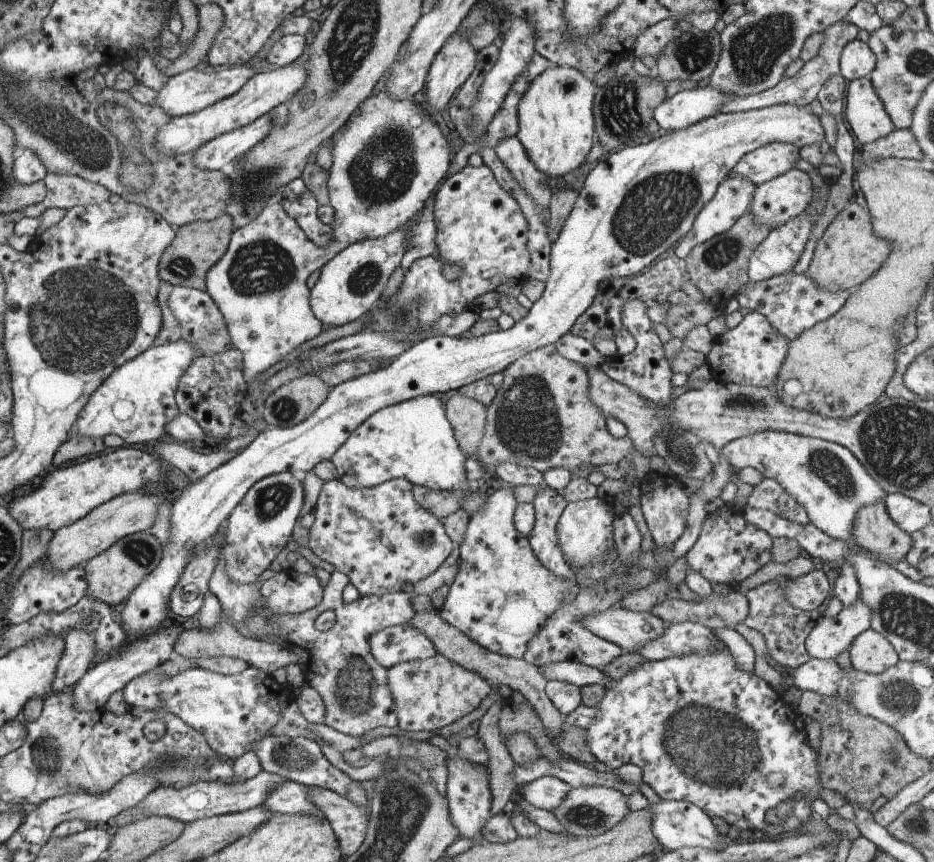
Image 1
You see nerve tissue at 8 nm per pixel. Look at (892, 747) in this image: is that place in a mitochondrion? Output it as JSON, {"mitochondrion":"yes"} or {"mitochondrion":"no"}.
{"mitochondrion":"yes"}

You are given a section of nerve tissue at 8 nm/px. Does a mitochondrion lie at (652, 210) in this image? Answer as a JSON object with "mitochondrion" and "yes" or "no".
{"mitochondrion":"yes"}

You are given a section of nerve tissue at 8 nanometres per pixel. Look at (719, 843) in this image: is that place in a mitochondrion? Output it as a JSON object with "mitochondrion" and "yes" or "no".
{"mitochondrion":"no"}

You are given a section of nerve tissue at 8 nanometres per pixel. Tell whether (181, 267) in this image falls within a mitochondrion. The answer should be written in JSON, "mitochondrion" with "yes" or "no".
{"mitochondrion":"yes"}

